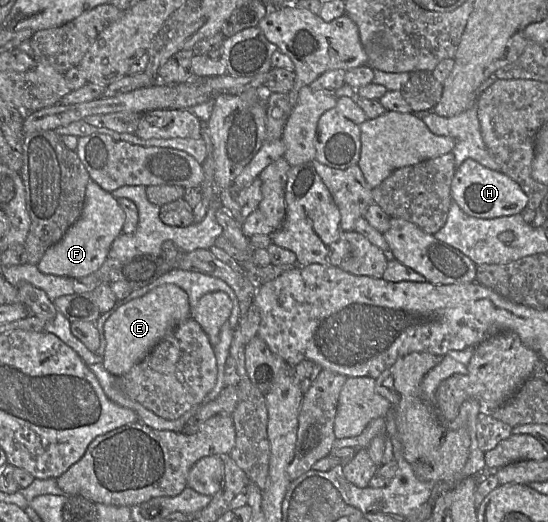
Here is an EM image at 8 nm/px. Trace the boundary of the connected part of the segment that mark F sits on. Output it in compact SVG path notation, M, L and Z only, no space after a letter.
M90 179L81 216L58 243L45 251L37 268L44 274L70 278L80 278L95 272L108 258L113 241L122 233L124 221L125 213L117 199Z

